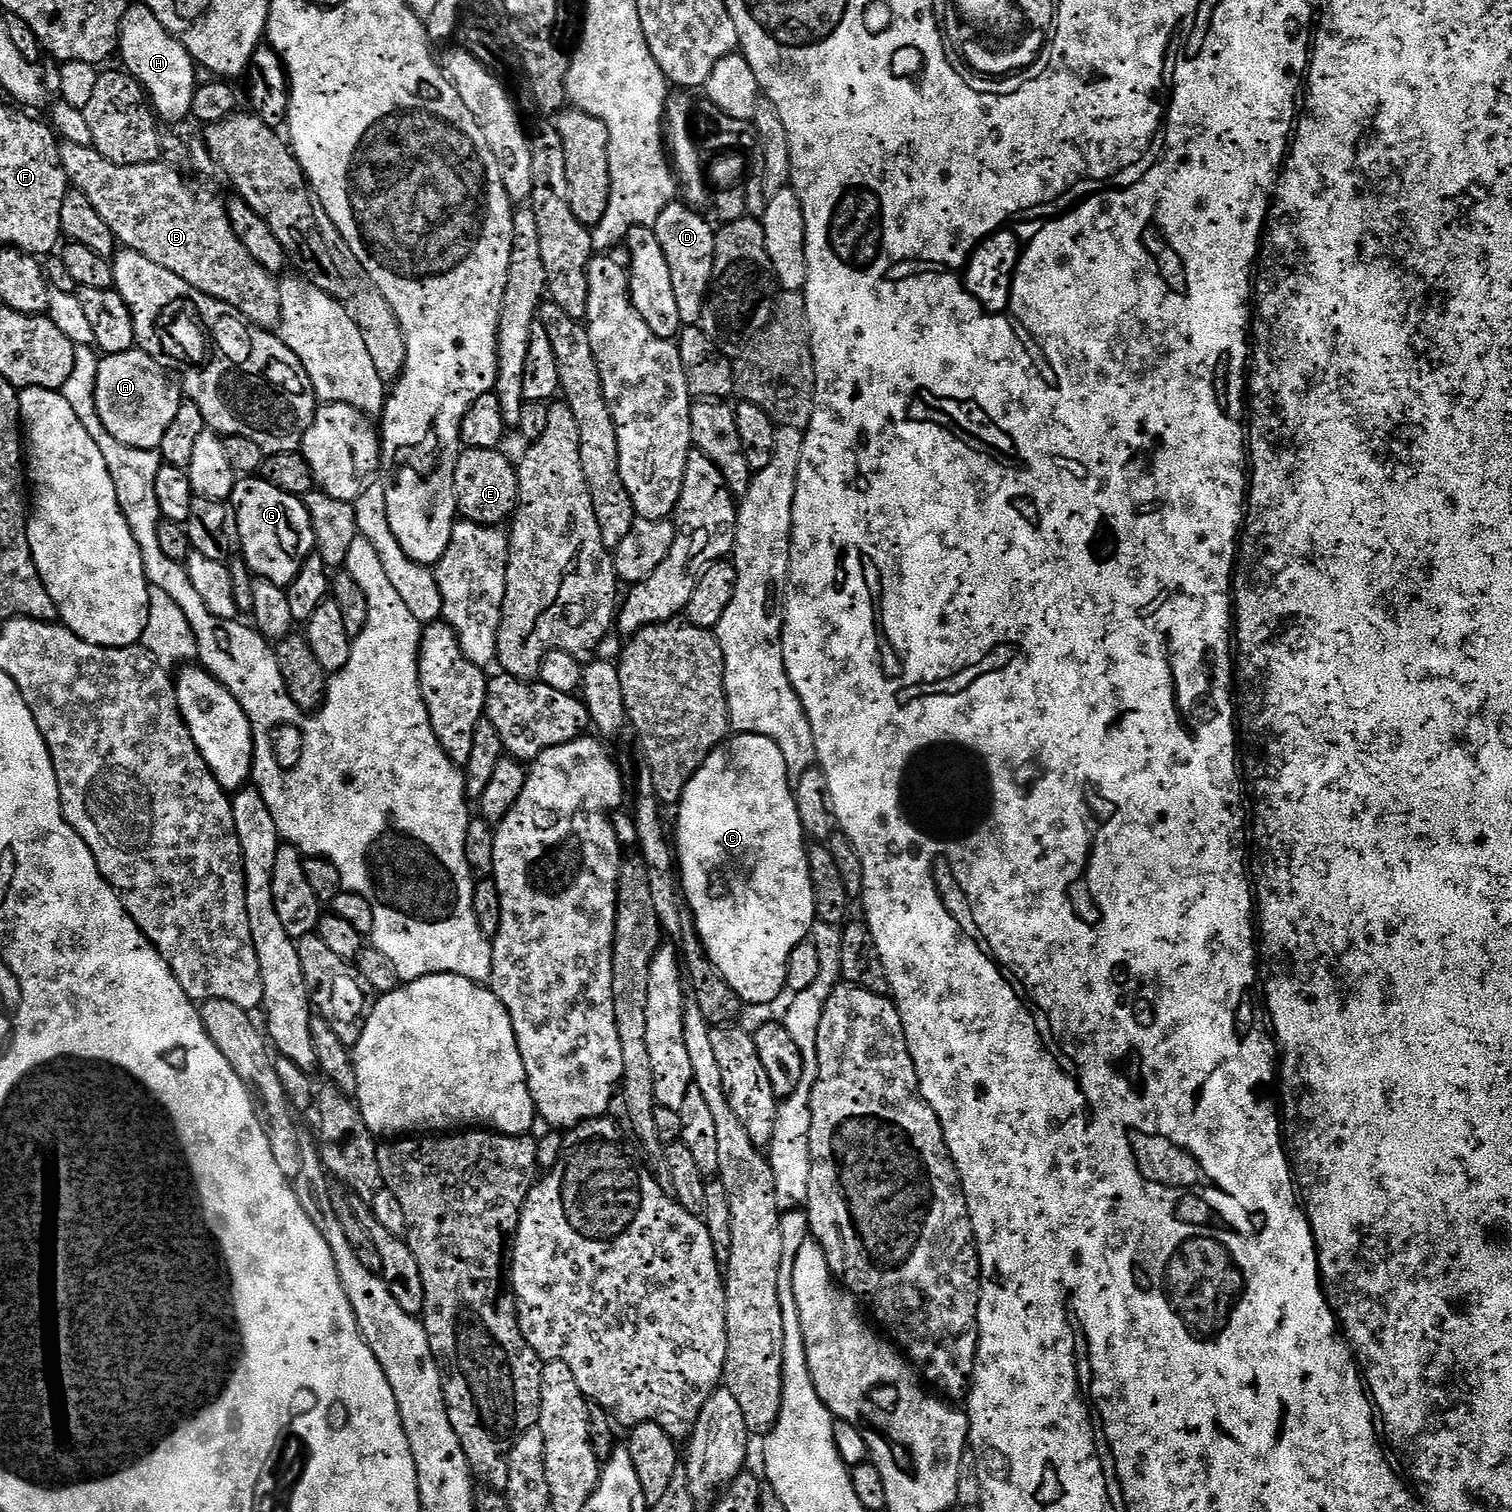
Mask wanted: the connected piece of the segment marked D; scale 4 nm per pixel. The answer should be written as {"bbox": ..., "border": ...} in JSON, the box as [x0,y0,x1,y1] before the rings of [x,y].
{"bbox":[654,202,716,326],"border":[[[673,202],[664,207],[662,214],[658,214],[658,222],[654,226],[658,246],[662,246],[662,254],[666,254],[666,266],[670,266],[670,283],[674,285],[678,318],[684,326],[699,325],[704,299],[712,286],[716,228],[713,221],[708,221],[700,212],[703,211],[687,202]]]}

